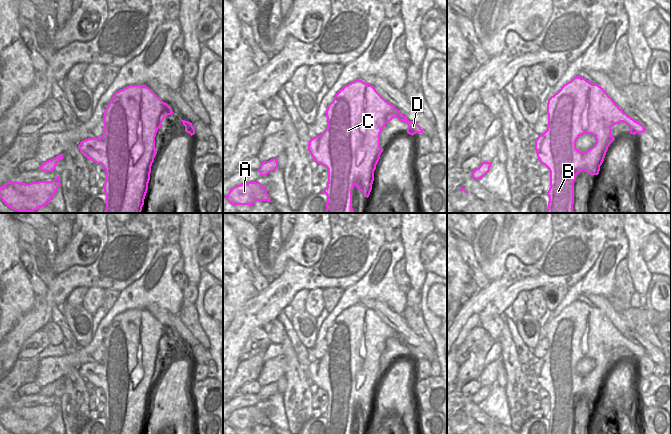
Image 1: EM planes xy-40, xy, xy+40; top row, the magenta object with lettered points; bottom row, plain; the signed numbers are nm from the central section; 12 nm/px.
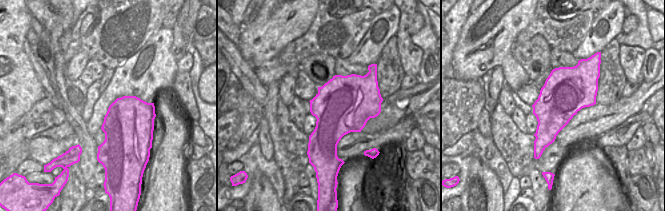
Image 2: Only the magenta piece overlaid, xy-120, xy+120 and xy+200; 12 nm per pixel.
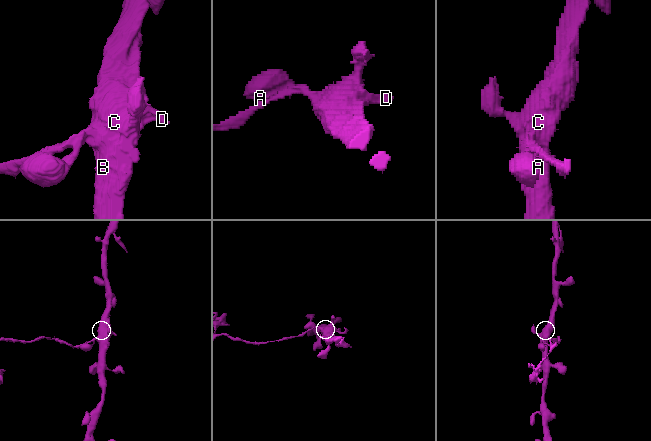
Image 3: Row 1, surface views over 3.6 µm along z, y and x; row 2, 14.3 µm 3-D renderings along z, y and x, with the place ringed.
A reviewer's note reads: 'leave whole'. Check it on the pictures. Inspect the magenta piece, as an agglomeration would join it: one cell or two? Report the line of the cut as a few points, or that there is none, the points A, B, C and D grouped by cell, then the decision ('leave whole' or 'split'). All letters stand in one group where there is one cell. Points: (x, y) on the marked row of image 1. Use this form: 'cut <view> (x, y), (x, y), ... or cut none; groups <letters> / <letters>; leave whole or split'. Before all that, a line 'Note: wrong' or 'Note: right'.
Note: wrong
cut xy-40 (80, 143), (87, 145), (89, 151), (85, 155); groups A / B C D; split

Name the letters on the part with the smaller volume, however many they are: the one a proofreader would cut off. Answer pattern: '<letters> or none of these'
A

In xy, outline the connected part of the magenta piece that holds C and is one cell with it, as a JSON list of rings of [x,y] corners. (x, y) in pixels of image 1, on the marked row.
[[[355,80],[345,85],[335,95],[326,110],[327,127],[325,131],[313,137],[308,143],[312,145],[310,153],[316,164],[321,164],[328,169],[327,187],[322,191],[327,196],[326,213],[355,213],[352,208],[352,190],[356,186],[365,197],[369,197],[374,181],[374,171],[384,149],[380,147],[380,133],[385,125],[393,118],[403,121],[408,125],[407,133],[414,135],[423,133],[423,129],[415,122],[409,121],[394,105],[386,101],[372,86],[362,80]]]

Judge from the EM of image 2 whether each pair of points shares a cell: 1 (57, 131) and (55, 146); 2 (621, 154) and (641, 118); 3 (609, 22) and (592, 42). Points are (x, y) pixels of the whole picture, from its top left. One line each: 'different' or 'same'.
1: different
2: different
3: same

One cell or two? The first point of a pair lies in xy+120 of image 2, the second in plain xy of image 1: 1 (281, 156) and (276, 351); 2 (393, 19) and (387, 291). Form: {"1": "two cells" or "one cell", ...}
{"1": "two cells", "2": "one cell"}

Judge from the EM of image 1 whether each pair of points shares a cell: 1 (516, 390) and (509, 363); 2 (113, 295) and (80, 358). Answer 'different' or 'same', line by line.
1: same
2: different

